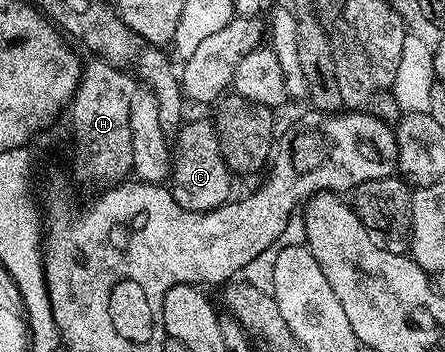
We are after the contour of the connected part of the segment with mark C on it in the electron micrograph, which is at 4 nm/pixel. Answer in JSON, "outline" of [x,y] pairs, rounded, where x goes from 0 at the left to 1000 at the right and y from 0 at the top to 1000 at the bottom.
{"outline":[[[438,335],[431,347],[413,344],[389,403],[380,509],[380,537],[398,580],[407,580],[407,591],[449,602],[483,597],[492,585],[503,585],[521,560],[519,514],[524,514],[524,497],[497,443],[481,344],[465,338],[463,347],[456,335]]]}

